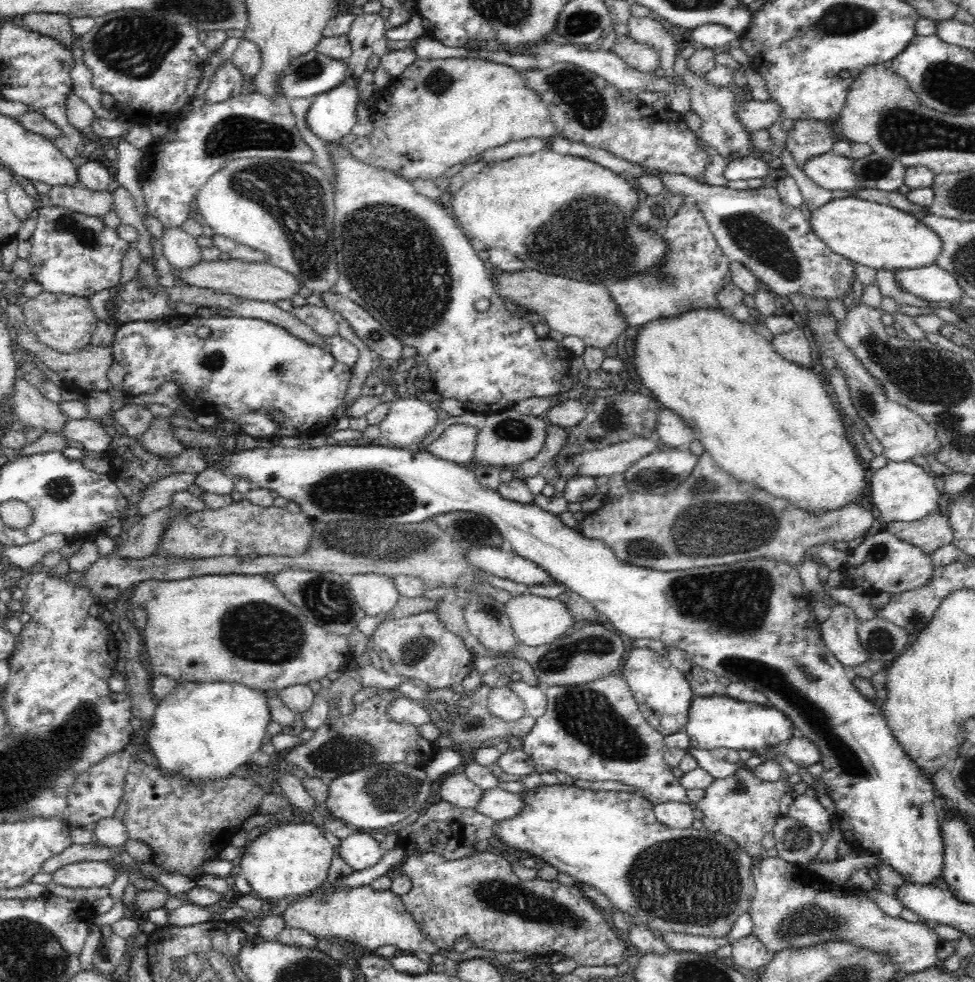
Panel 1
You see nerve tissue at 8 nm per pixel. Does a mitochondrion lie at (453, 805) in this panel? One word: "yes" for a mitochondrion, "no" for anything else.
no

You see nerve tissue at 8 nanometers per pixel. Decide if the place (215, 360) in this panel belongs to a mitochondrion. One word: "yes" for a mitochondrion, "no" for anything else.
yes

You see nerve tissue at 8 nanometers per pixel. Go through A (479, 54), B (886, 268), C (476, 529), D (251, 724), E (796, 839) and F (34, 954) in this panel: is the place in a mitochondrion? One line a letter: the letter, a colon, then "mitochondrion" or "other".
A: other
B: other
C: mitochondrion
D: other
E: mitochondrion
F: mitochondrion

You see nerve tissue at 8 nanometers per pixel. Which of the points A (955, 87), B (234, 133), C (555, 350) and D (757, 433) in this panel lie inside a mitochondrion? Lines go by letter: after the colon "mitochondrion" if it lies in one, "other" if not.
A: mitochondrion
B: mitochondrion
C: other
D: other

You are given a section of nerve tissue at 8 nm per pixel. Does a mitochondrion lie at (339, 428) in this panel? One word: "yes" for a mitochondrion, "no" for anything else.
no

